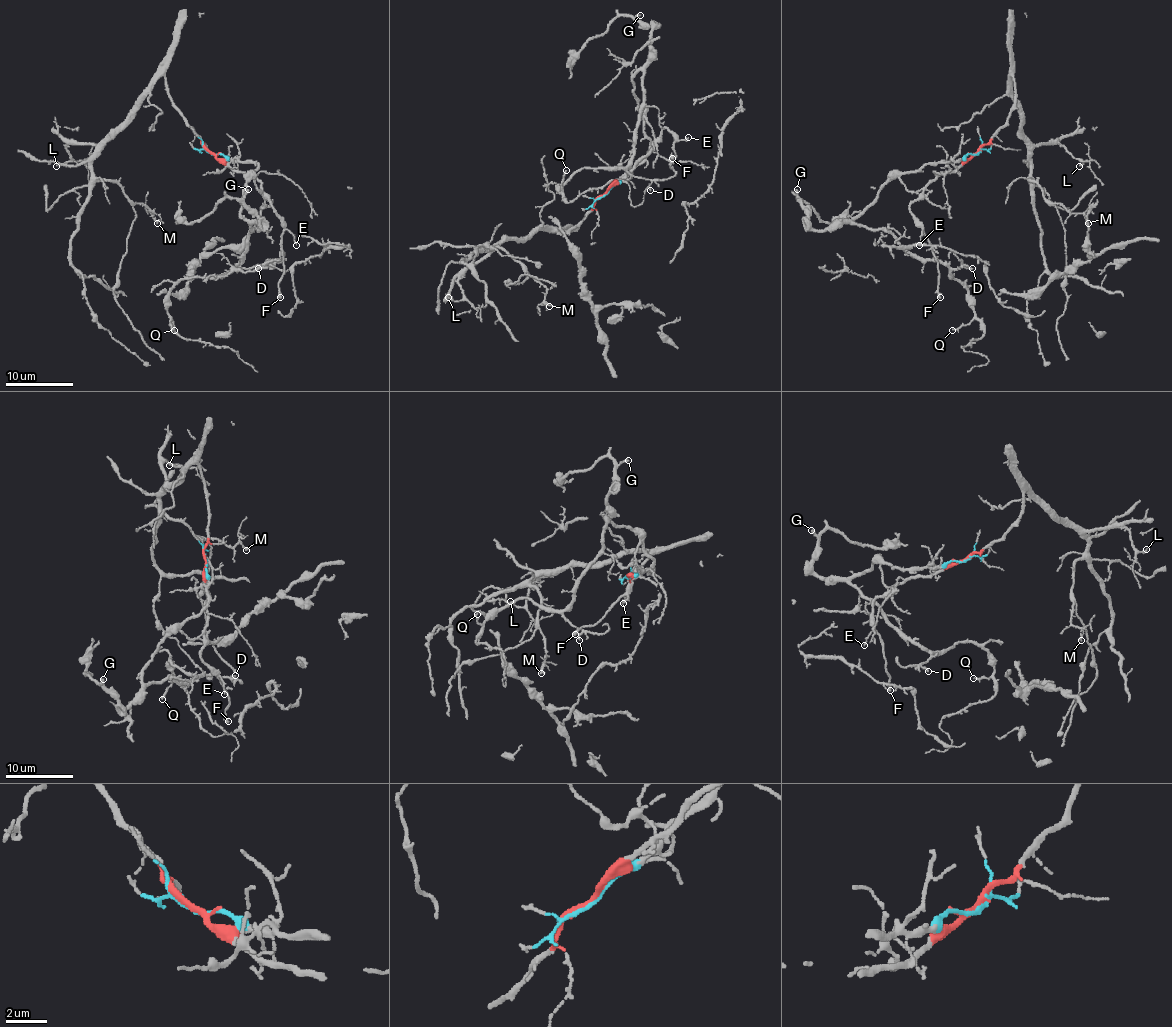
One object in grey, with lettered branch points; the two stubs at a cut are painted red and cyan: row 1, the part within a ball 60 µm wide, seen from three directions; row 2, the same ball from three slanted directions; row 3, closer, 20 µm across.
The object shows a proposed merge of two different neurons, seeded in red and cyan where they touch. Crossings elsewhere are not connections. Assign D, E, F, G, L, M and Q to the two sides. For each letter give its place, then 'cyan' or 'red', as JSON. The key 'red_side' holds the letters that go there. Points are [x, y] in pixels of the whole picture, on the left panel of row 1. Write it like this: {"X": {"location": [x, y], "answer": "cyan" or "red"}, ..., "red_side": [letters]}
{"D": {"location": [258, 268], "answer": "cyan"}, "E": {"location": [296, 245], "answer": "red"}, "F": {"location": [280, 297], "answer": "red"}, "G": {"location": [248, 189], "answer": "cyan"}, "L": {"location": [56, 166], "answer": "red"}, "M": {"location": [157, 223], "answer": "red"}, "Q": {"location": [174, 330], "answer": "cyan"}, "red_side": ["E", "F", "L", "M"]}

